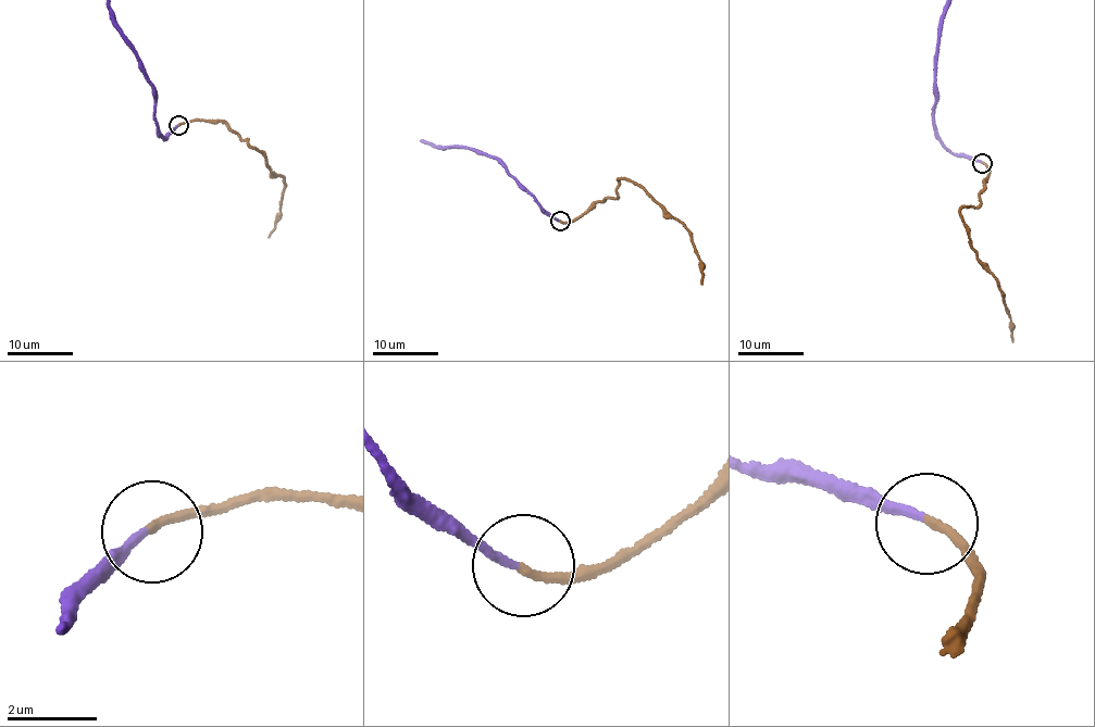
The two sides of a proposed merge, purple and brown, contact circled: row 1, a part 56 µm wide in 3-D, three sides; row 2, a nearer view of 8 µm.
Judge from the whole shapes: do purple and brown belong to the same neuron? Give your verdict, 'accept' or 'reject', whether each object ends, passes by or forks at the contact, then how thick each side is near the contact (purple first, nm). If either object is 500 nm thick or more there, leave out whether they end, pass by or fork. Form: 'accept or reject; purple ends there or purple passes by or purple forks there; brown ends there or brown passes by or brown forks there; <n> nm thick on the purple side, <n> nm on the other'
accept; purple ends there; brown ends there; 180 nm thick on the purple side, 190 nm on the other

